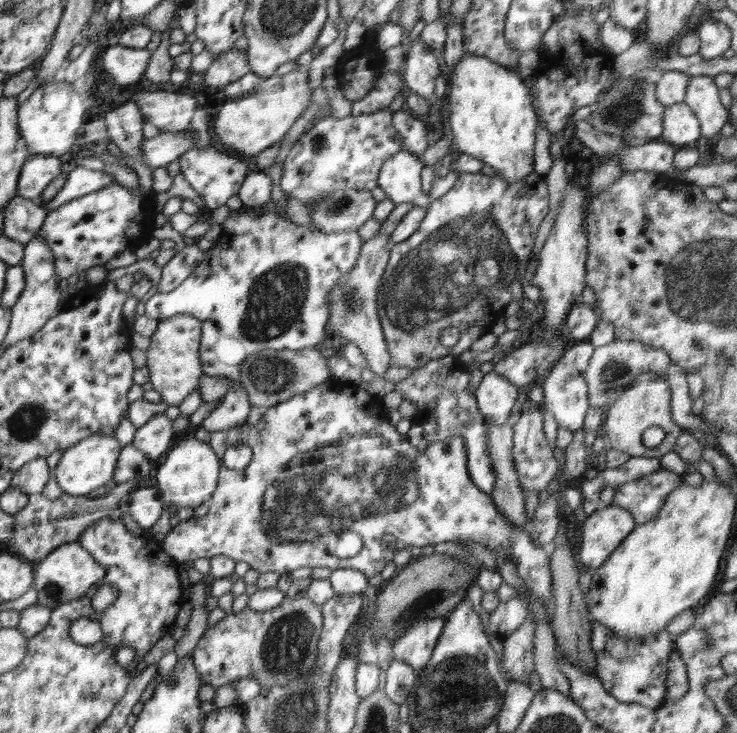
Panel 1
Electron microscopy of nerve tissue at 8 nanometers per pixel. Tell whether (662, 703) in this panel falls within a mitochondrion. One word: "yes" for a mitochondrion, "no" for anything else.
no

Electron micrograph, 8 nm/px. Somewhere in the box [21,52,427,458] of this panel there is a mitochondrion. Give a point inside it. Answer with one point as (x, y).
(277, 298)

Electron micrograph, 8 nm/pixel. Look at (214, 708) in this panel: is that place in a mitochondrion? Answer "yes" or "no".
no

